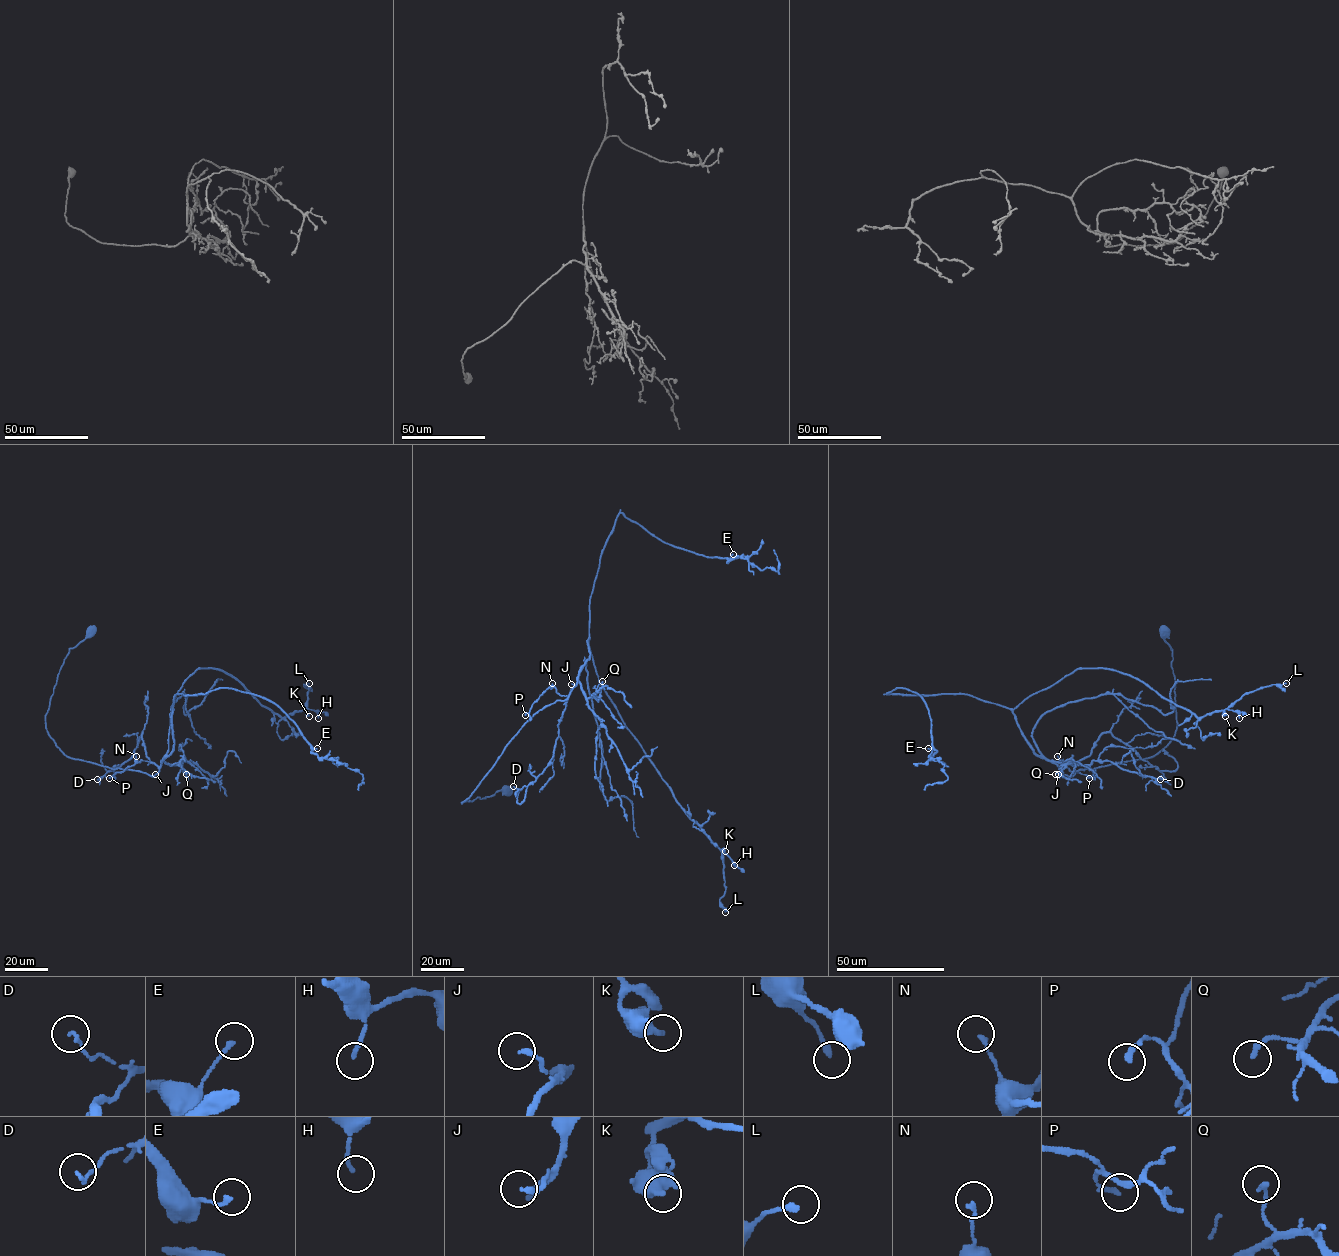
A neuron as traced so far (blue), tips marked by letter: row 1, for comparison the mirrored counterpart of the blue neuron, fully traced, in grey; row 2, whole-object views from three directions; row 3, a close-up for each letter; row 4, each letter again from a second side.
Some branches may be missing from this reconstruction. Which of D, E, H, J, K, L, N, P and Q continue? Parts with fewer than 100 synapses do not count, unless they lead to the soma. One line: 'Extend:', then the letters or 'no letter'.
Extend: no letter

